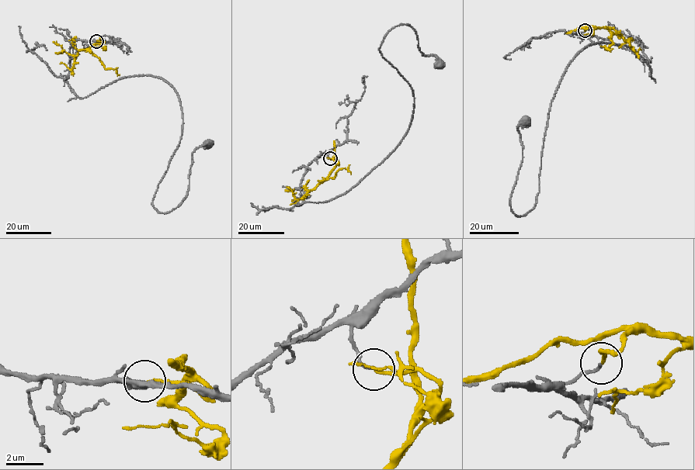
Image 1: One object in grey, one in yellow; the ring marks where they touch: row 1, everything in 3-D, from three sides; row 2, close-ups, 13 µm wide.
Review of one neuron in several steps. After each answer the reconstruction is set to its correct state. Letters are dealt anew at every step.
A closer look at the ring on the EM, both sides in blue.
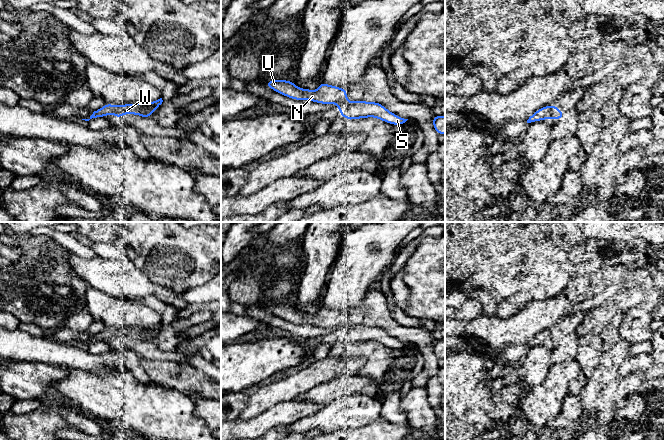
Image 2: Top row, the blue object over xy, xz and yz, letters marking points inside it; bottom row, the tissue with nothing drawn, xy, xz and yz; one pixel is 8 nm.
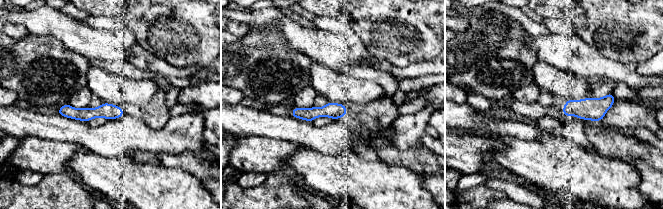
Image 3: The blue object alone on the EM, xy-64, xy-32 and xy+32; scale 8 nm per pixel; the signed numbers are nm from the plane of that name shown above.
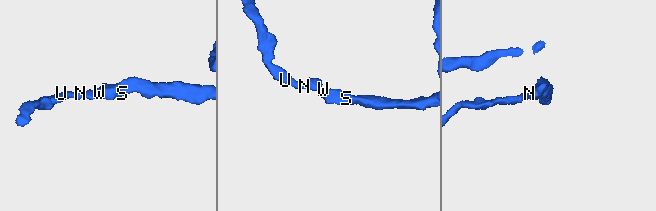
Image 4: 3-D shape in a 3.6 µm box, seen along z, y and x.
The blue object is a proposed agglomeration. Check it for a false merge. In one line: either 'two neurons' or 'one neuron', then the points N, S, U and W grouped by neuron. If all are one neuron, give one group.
two neurons | N U / S W

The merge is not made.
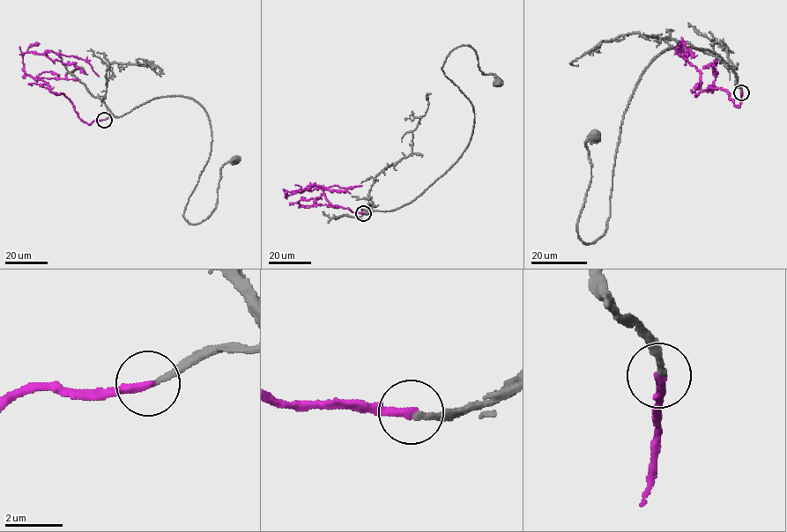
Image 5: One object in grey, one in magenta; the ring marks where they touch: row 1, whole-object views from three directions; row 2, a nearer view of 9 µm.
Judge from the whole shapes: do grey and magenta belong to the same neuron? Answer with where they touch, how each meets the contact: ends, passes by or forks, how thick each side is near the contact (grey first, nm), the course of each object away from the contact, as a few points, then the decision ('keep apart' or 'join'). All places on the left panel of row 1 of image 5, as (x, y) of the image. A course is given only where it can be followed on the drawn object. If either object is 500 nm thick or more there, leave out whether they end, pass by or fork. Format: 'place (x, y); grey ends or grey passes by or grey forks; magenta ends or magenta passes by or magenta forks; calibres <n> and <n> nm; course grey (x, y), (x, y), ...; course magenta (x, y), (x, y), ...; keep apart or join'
place (104, 120); grey ends; magenta ends; calibres 180 and 300 nm; course grey (104, 120), (172, 95), (203, 107), (211, 144), (183, 213), (191, 224), (214, 209), (220, 169), (235, 160); course magenta (104, 120), (84, 122), (63, 93), (25, 73), (23, 56), (73, 55), (99, 77); join

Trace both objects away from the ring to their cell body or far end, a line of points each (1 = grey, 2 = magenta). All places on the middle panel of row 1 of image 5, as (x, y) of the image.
1: (363, 213), (409, 203), (470, 140), (470, 100), (441, 69), (450, 52), (470, 46), (482, 74), (497, 82)
2: (363, 213), (334, 207), (320, 186), (298, 190), (286, 198), (285, 195), (312, 186), (362, 185)

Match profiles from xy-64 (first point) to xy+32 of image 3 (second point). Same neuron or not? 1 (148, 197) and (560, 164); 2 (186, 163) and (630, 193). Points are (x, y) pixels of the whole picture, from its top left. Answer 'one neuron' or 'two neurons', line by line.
1: one neuron
2: two neurons

